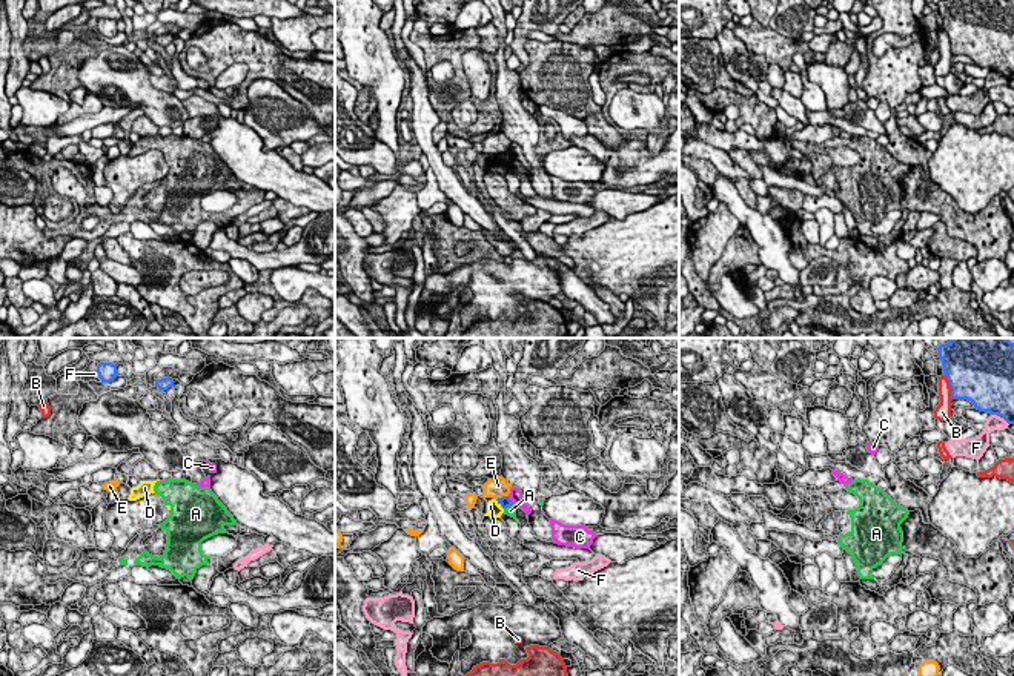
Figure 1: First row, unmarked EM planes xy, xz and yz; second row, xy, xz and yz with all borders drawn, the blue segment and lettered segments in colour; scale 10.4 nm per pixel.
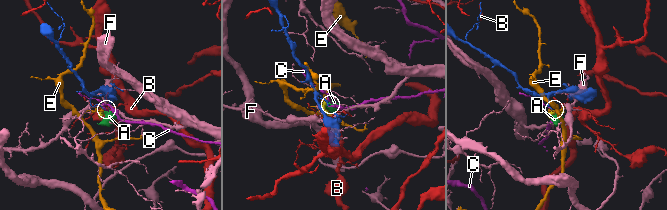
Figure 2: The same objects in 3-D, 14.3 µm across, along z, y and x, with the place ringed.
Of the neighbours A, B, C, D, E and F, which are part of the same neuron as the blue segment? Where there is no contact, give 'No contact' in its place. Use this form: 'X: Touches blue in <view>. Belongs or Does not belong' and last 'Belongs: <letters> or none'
A: Touches blue in xz. Does not belong
B: Touches blue in yz. Does not belong
C: Touches blue in xz. Does not belong
D: Touches blue in xz. Does not belong
E: Touches blue in xz. Does not belong
F: Touches blue in yz. Does not belong
Belongs: none

